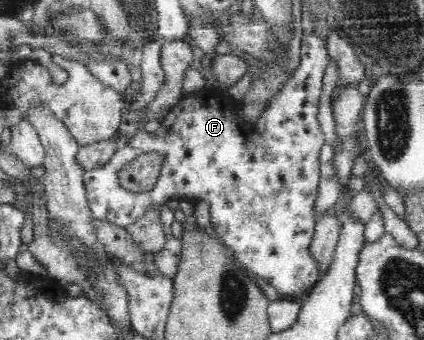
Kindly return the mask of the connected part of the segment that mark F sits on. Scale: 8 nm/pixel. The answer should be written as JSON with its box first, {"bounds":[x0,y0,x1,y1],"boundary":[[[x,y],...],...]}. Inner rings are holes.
{"bounds":[81,33,328,296],"boundary":[[[314,33],[302,37],[298,67],[286,85],[268,99],[260,117],[252,122],[240,116],[240,101],[232,99],[225,89],[218,87],[184,94],[172,111],[160,121],[160,127],[155,132],[136,130],[104,165],[81,173],[92,217],[125,227],[133,224],[152,204],[160,206],[176,199],[186,199],[192,204],[205,202],[209,207],[213,233],[245,271],[251,275],[254,273],[256,279],[261,278],[270,283],[282,296],[309,291],[324,275],[318,260],[312,256],[310,245],[317,222],[315,205],[321,177],[320,149],[326,143],[318,113],[322,77],[328,60],[324,38]],[[154,151],[162,156],[161,170],[154,187],[138,193],[122,189],[118,185],[116,172],[138,155]]]}

